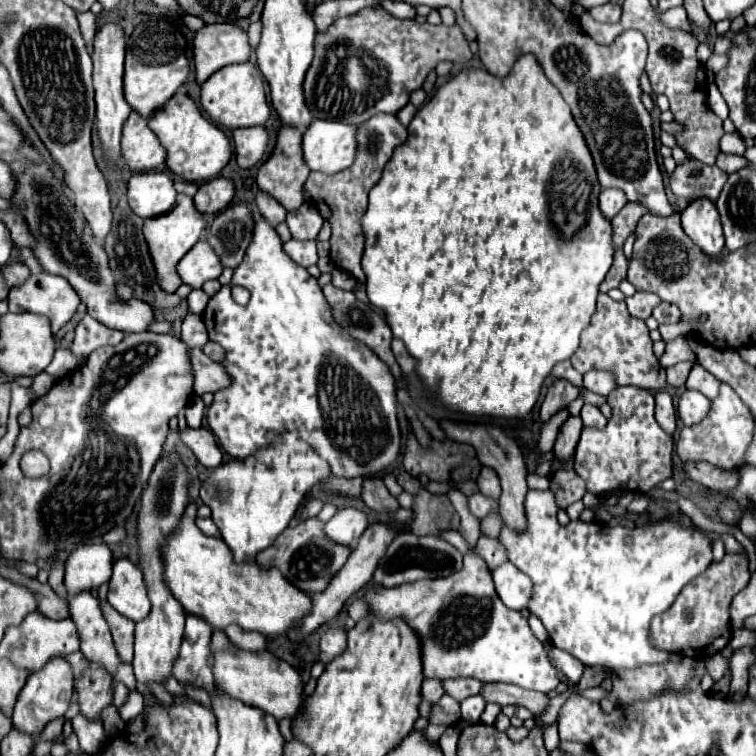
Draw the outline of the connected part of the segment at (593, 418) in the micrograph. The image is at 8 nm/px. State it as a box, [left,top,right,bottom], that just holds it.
[580,405,608,429]

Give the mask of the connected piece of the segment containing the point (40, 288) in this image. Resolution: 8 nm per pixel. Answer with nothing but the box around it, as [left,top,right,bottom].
[8,273,80,333]

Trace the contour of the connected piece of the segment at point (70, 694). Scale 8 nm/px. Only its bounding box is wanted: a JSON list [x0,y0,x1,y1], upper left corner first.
[12,657,74,735]

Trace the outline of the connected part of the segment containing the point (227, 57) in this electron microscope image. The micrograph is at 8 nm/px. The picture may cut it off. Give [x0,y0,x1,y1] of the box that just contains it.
[192,25,248,85]

